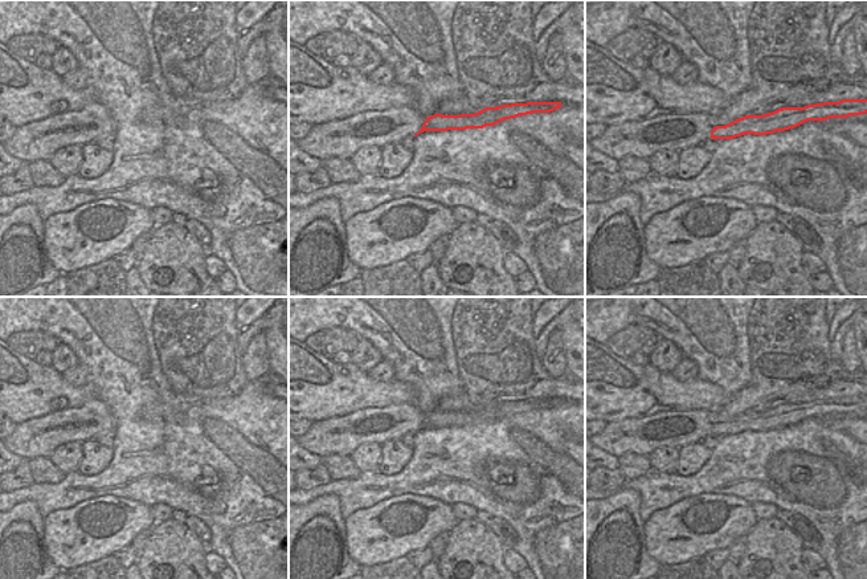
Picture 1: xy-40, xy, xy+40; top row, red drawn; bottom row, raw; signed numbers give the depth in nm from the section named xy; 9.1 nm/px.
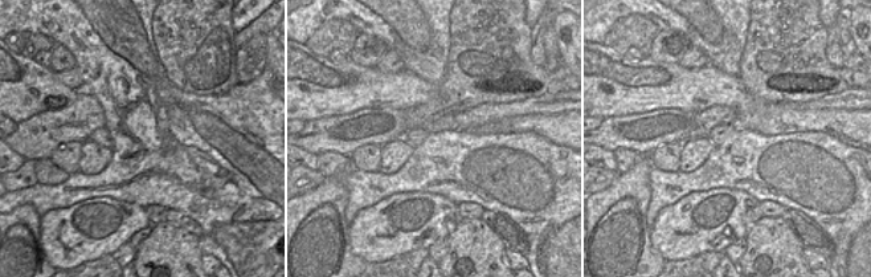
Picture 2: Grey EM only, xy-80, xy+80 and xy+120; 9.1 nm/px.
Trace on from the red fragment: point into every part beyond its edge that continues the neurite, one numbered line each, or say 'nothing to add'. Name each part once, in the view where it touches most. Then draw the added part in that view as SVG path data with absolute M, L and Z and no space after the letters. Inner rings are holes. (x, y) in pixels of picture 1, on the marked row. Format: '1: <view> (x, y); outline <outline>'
1: xy+40 (642, 139); outline M719 113L659 114L646 121L629 121L622 125L606 126L605 132L589 140L589 144L617 162L625 156L647 160L661 150L679 152L688 147L699 146L711 138L711 131L716 126L725 125L728 122Z

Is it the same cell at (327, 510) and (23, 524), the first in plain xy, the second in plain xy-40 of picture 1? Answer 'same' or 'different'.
same

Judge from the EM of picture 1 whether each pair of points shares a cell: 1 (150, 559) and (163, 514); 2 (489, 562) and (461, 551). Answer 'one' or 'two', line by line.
1: two
2: one

